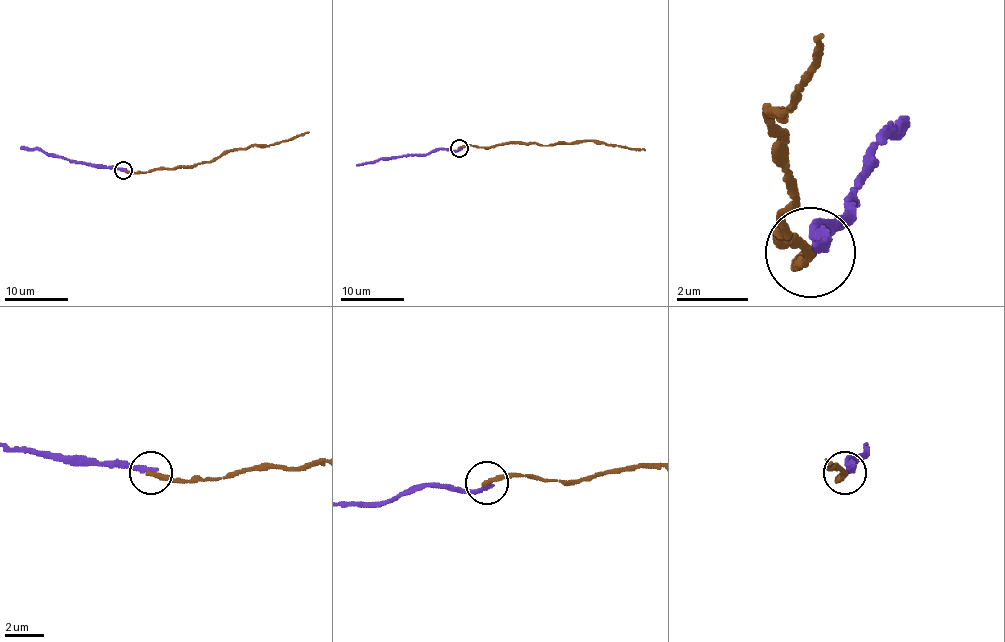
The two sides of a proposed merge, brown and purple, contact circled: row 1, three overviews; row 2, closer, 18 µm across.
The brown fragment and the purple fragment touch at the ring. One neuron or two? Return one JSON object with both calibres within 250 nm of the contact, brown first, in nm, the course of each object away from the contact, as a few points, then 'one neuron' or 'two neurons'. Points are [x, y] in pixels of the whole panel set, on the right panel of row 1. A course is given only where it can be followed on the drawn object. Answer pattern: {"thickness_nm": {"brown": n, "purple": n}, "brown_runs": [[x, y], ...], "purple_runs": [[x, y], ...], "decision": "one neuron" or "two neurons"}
{"thickness_nm": {"brown": 260, "purple": 240}, "brown_runs": [[807, 249], [798, 267], [780, 231], [789, 204], [798, 204], [771, 114], [807, 78], [825, 33]], "purple_runs": [[816, 249], [816, 240], [843, 213], [861, 159], [888, 132], [906, 123]], "decision": "two neurons"}

